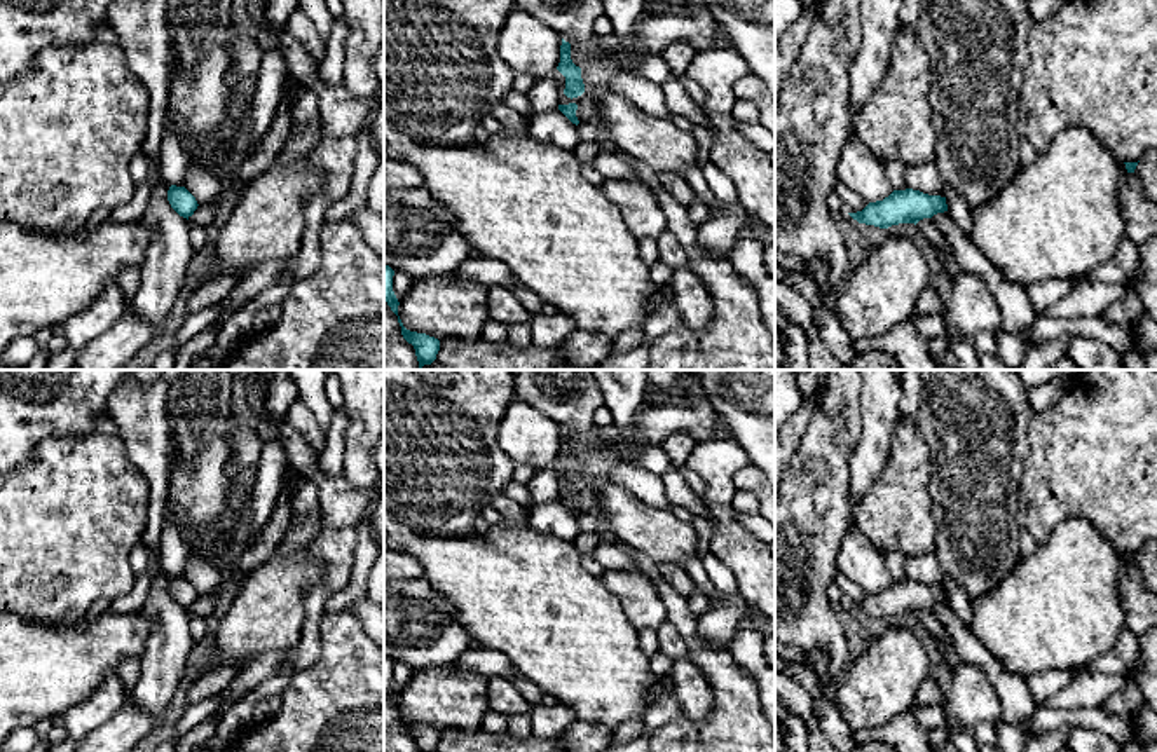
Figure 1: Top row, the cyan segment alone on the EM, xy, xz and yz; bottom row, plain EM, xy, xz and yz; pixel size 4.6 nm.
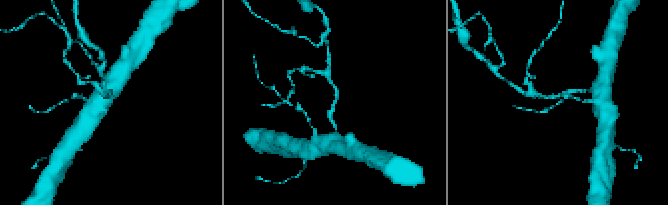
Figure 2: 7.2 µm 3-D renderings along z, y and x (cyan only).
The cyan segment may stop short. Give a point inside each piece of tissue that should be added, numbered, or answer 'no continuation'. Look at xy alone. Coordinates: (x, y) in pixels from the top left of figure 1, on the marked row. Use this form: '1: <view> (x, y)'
no continuation

